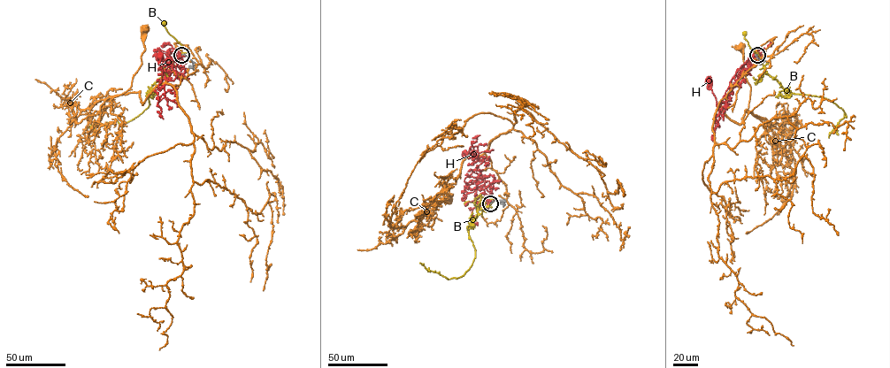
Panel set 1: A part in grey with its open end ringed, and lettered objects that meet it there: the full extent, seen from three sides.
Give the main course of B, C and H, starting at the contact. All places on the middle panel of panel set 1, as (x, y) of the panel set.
B: (490, 203), (496, 200), (469, 201), (466, 204)
C: (491, 203), (487, 223), (509, 204), (482, 153), (439, 193), (448, 199)
H: (490, 203), (487, 204), (487, 199), (492, 193), (487, 191), (481, 172), (487, 164), (475, 154), (464, 152)

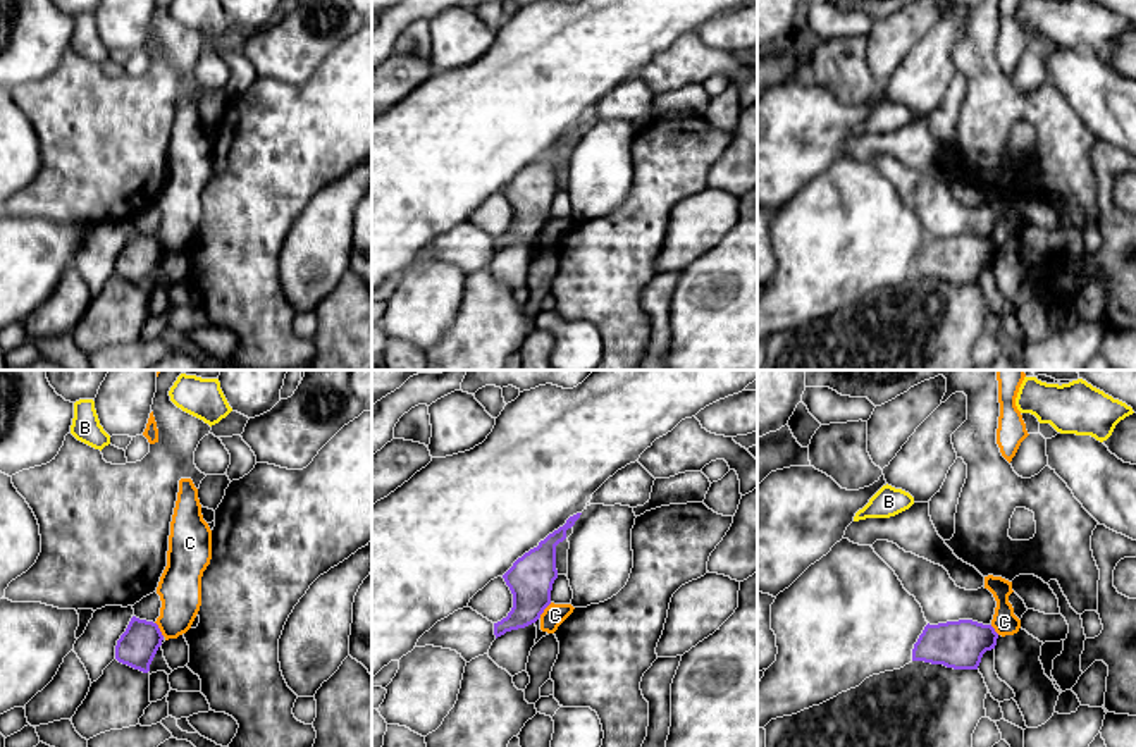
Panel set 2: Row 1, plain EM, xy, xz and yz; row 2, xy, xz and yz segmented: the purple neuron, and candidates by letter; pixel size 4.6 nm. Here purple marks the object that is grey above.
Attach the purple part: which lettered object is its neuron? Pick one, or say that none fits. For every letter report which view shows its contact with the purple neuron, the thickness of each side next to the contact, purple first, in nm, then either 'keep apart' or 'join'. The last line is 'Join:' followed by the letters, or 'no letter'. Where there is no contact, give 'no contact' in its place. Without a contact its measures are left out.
B: no contact; keep apart
C: meets purple in xz; 220 nm thick on the purple side, 100 nm on the other; keep apart
H: no contact; join
Join: H

